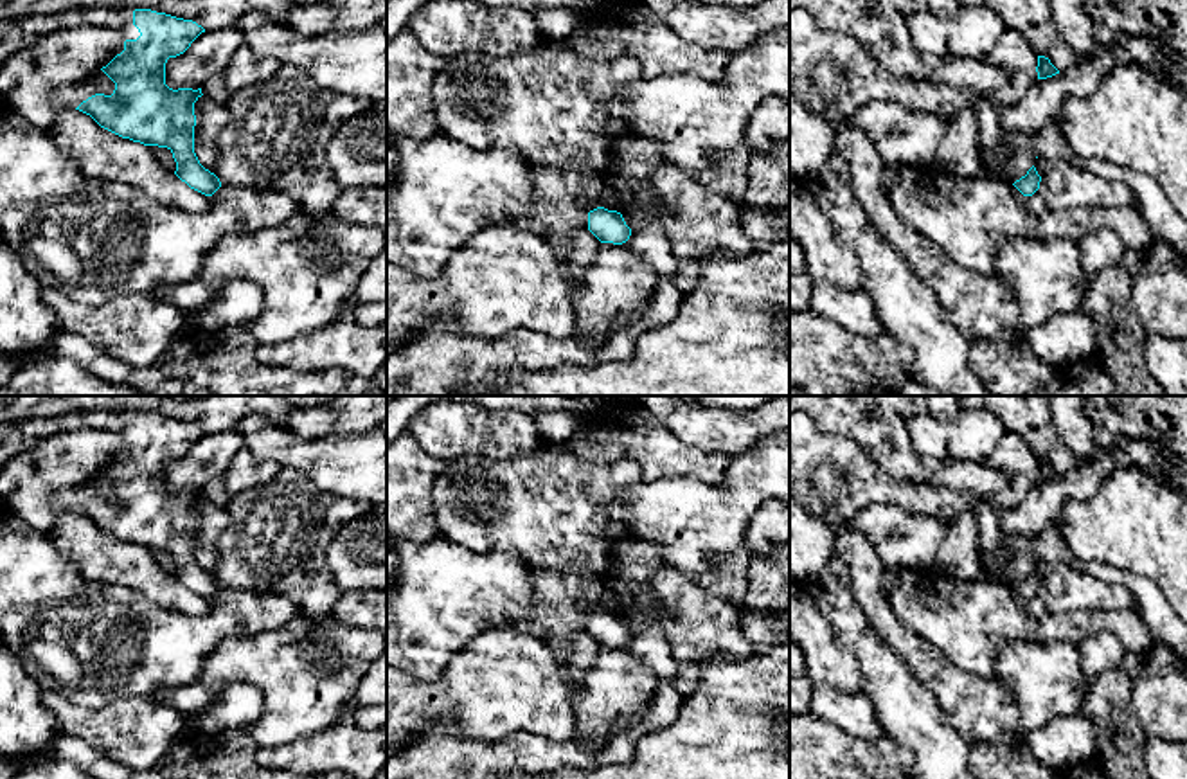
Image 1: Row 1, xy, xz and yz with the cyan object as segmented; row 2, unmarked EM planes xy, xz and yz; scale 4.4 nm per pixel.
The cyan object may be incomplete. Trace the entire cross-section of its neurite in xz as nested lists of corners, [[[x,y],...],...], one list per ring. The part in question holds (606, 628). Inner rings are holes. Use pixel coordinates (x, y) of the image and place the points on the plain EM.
[[[597,610],[588,615],[588,633],[601,646],[622,648],[629,642],[631,631],[626,628],[624,621],[617,613],[608,613]]]

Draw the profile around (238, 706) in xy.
[[[250,684],[228,685],[214,702],[185,716],[189,734],[209,739],[227,729],[252,725],[263,712],[263,694]]]

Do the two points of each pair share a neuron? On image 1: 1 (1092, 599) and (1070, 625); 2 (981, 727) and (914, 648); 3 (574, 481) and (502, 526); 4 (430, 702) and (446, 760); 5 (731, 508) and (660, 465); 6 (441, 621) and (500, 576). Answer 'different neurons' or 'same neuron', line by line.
1: different neurons
2: same neuron
3: same neuron
4: different neurons
5: different neurons
6: same neuron

